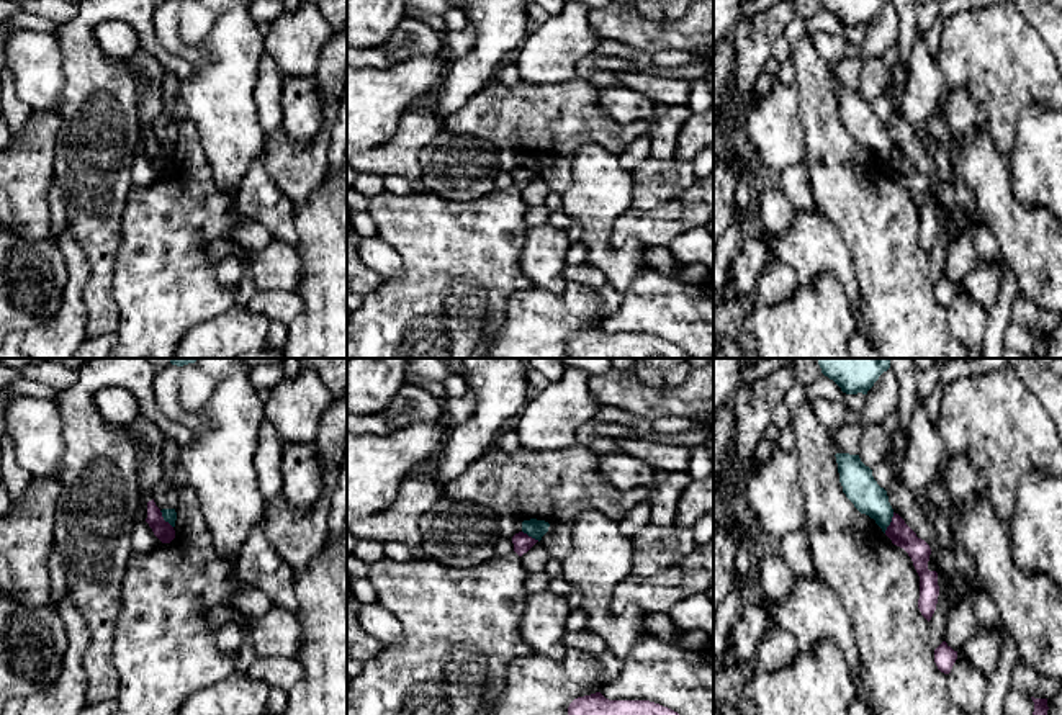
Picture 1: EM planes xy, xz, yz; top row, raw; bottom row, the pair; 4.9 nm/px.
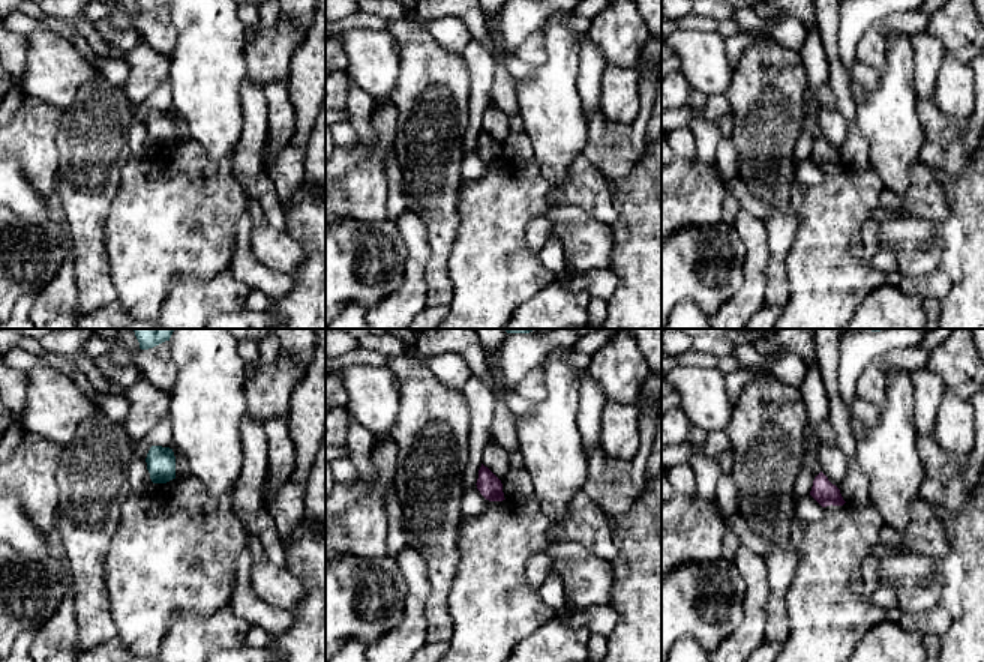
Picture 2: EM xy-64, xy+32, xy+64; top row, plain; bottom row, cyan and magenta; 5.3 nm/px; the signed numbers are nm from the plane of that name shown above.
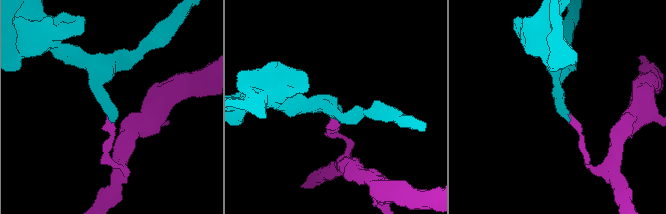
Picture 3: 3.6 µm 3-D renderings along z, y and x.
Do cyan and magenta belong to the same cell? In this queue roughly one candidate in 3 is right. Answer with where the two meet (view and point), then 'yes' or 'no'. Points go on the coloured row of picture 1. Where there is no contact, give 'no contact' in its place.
meets cyan in yz at (889, 522); no

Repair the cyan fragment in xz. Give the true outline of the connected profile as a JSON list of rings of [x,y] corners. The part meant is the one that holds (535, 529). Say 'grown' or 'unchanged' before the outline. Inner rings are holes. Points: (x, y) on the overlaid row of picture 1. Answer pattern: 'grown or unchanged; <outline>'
unchanged; [[[530,519],[530,520],[522,522],[522,532],[527,533],[529,537],[538,540],[538,542],[548,532],[548,527],[550,527],[548,522],[537,520],[537,519]]]

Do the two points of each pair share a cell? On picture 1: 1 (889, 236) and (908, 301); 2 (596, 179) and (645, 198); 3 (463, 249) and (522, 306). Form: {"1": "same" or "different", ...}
{"1": "same", "2": "different", "3": "different"}

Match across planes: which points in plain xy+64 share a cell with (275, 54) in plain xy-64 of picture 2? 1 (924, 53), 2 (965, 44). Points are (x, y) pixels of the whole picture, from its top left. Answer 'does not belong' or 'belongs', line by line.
1: does not belong
2: belongs

